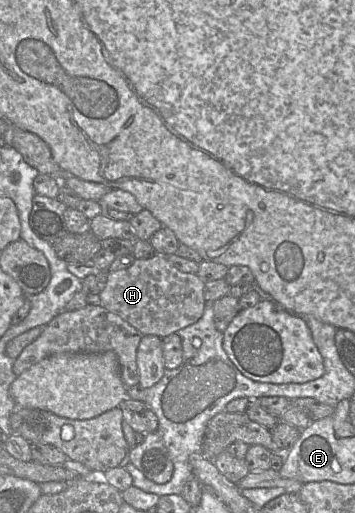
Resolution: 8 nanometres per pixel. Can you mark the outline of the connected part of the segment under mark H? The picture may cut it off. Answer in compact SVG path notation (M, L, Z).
M156 253L148 259L135 259L126 269L108 272L100 305L120 316L142 335L164 338L197 322L205 309L203 282L195 273L185 273Z

